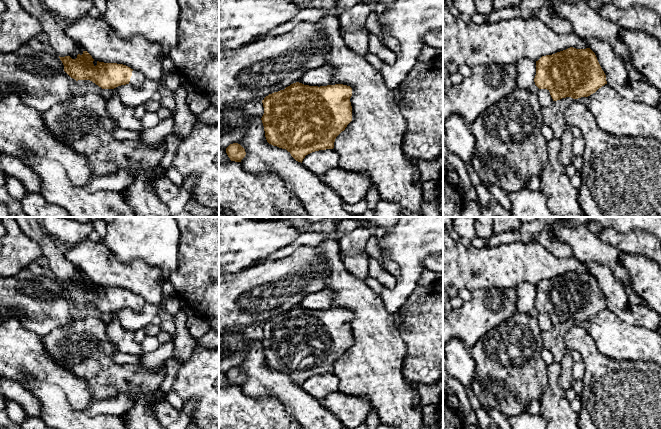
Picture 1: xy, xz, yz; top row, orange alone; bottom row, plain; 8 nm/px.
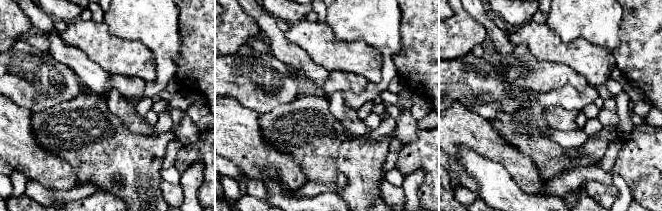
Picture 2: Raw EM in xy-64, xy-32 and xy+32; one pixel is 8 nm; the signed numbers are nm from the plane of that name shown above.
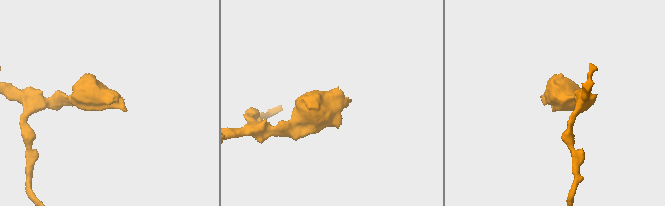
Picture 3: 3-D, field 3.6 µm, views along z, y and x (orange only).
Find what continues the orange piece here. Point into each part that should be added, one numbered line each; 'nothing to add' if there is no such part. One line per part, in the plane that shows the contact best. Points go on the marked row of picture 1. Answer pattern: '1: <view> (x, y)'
1: xy (137, 79)

